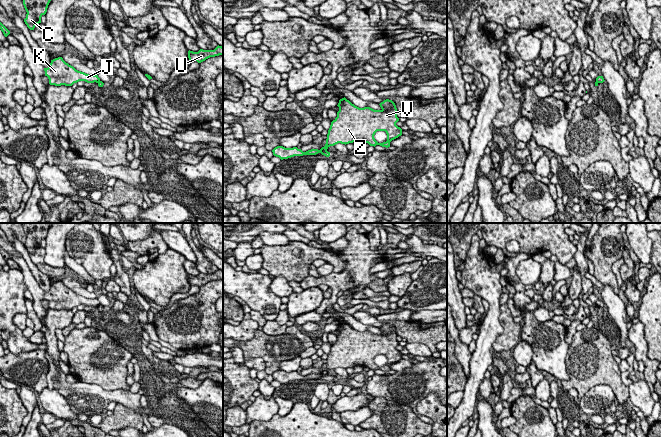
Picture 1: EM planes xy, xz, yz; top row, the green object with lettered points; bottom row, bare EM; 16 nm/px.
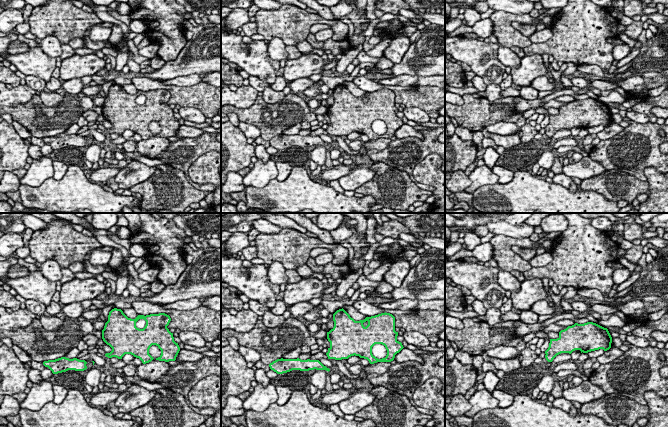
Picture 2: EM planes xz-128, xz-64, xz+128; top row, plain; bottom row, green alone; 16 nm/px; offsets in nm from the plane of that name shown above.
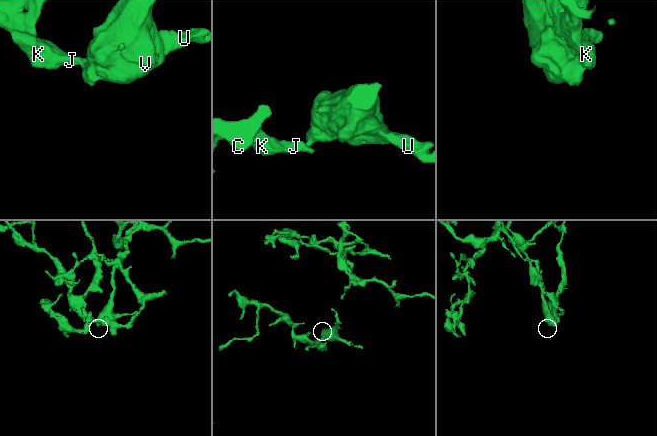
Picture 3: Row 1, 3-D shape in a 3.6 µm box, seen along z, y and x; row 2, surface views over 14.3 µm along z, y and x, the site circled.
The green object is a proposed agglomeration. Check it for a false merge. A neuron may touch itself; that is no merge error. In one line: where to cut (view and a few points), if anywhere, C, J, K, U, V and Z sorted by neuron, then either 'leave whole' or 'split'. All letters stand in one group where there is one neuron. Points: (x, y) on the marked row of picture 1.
cut in xz along (321, 148), (326, 151); C J K / U V Z; split

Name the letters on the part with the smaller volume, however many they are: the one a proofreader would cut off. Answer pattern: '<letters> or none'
U, V, Z

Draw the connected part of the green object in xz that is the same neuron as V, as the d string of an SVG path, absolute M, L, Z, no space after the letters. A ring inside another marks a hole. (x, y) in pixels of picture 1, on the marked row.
M345 97L339 100L337 117L331 122L326 144L322 147L327 151L330 146L338 143L349 144L356 141L368 143L370 146L390 147L390 142L402 135L402 129L396 125L399 121L397 108L392 100L386 99L380 104L380 110L370 107L359 108ZM377 131L385 131L387 141L378 143L374 135Z

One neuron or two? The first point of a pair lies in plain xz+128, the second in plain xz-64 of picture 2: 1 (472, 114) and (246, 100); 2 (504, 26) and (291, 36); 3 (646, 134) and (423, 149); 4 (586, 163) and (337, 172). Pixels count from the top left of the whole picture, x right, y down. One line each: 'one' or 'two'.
1: two
2: one
3: one
4: one

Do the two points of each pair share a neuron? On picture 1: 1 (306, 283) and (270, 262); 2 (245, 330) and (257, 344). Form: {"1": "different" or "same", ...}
{"1": "different", "2": "different"}

